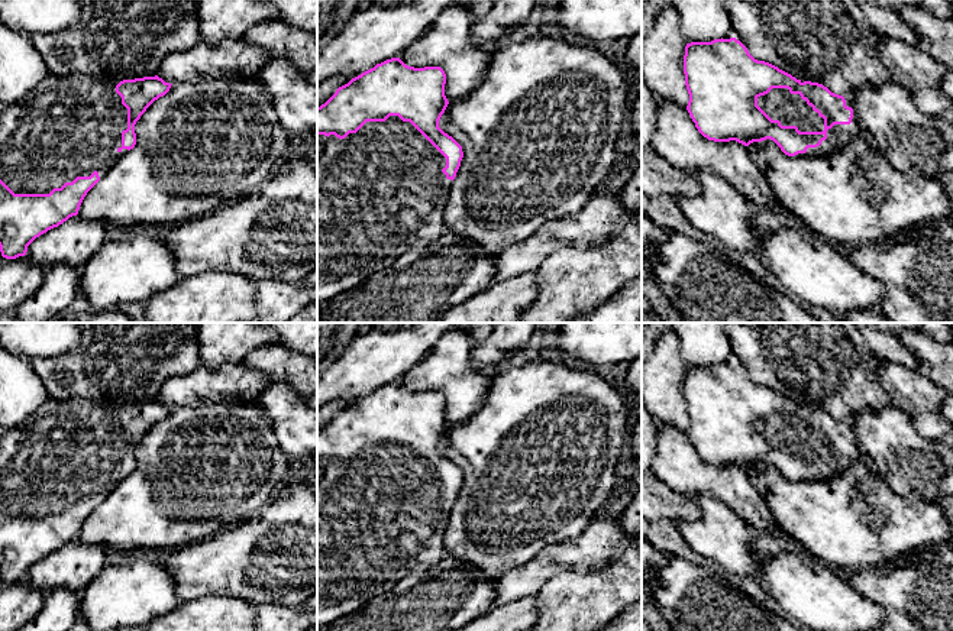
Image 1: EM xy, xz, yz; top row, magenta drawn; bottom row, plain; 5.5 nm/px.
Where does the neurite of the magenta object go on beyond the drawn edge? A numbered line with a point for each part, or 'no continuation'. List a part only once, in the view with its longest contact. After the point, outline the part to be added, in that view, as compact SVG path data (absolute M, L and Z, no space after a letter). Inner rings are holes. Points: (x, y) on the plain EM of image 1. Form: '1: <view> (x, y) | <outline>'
1: yz (779, 429) | M772 412L757 421L757 430L782 450L797 450L799 456L824 454L824 443L799 418L791 418L788 412Z

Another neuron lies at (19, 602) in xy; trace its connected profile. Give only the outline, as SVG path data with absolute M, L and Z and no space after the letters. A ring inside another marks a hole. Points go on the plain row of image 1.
M0 576L0 631L17 631L33 619L42 609L45 592L32 588L28 580L6 583Z

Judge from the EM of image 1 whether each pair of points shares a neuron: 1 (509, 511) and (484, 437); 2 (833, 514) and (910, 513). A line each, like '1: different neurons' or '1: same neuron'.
1: same neuron
2: same neuron

